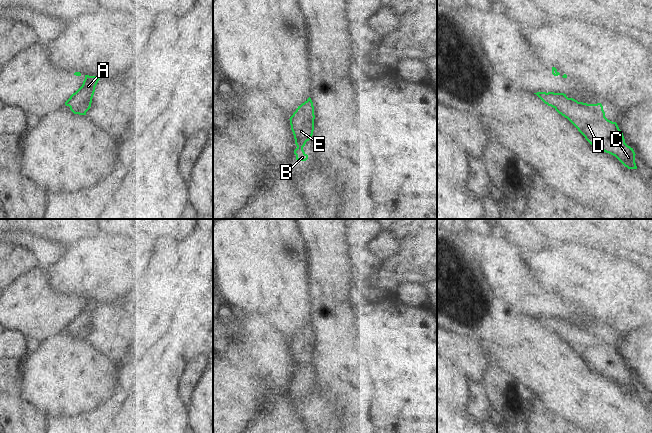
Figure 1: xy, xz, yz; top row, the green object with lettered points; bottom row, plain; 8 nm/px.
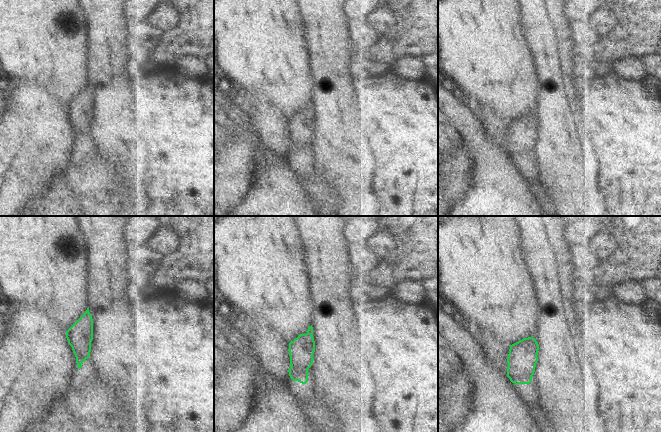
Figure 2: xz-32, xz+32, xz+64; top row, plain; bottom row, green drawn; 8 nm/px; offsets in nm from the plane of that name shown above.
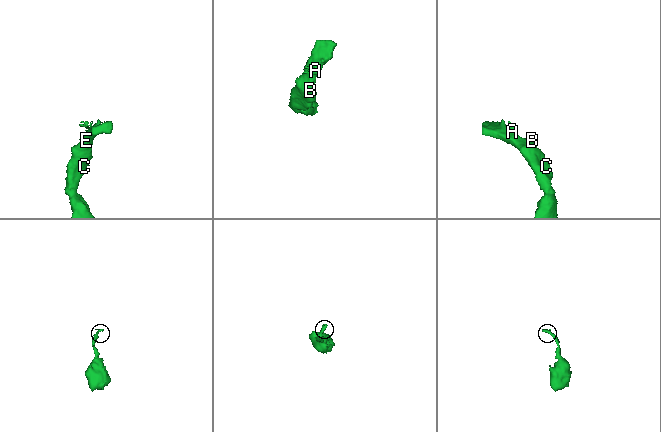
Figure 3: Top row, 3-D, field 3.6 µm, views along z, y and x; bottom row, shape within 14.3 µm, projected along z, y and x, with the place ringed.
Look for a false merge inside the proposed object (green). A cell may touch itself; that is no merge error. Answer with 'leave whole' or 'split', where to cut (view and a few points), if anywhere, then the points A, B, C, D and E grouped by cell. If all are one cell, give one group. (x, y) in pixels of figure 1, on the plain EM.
leave whole; no cut; A B C D E

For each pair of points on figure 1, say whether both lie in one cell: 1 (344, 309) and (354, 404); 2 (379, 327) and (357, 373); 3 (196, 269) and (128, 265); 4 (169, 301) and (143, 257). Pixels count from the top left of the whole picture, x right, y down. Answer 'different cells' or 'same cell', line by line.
1: same cell
2: different cells
3: different cells
4: different cells

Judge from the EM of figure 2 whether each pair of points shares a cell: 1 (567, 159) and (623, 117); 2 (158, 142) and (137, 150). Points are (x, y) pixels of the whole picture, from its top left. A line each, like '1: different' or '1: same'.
1: different
2: different

